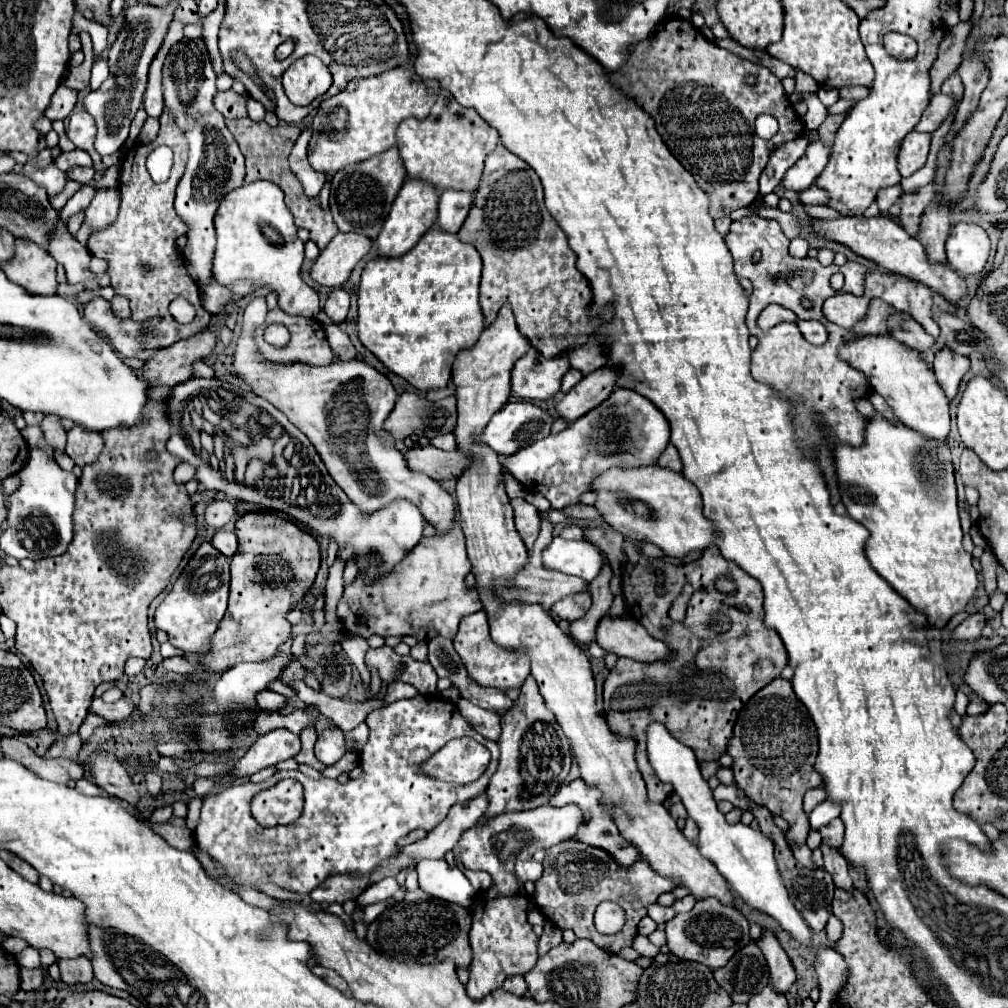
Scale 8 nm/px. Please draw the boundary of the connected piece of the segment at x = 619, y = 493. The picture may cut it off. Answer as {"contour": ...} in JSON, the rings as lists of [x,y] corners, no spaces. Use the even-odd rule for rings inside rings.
{"contour":[[[650,465],[650,467],[644,467],[644,469],[618,469],[618,467],[614,467],[614,469],[608,469],[606,473],[602,473],[602,477],[596,477],[592,489],[598,493],[598,499],[596,499],[594,505],[604,515],[606,523],[612,529],[620,531],[626,539],[654,543],[668,557],[684,559],[692,551],[708,549],[718,539],[718,531],[714,529],[712,519],[708,519],[702,513],[702,497],[698,493],[696,485],[686,481],[680,473],[662,469],[658,465]]]}

